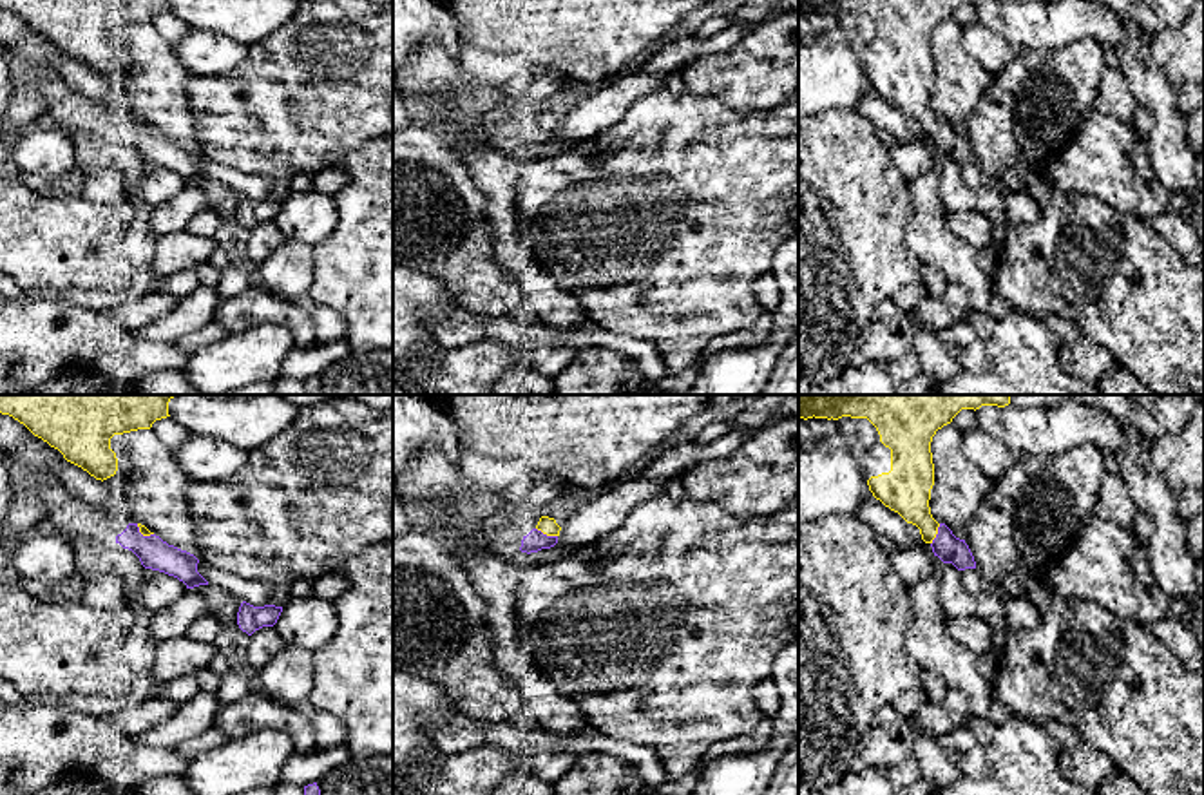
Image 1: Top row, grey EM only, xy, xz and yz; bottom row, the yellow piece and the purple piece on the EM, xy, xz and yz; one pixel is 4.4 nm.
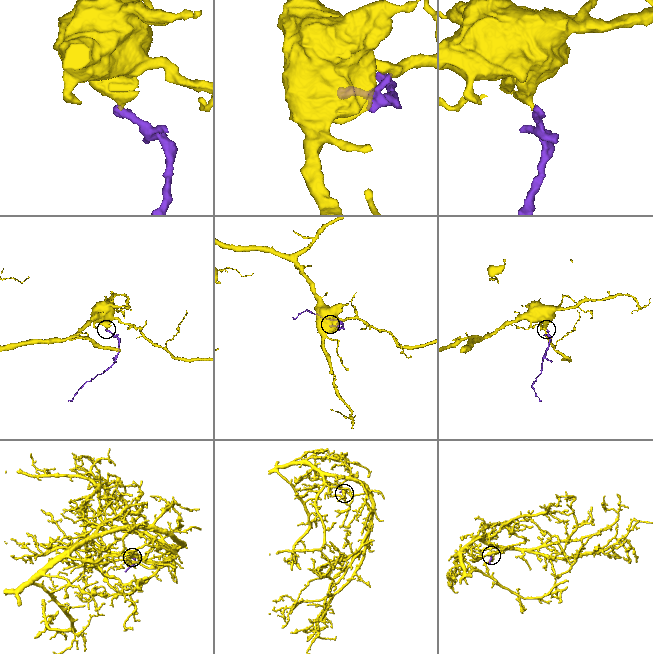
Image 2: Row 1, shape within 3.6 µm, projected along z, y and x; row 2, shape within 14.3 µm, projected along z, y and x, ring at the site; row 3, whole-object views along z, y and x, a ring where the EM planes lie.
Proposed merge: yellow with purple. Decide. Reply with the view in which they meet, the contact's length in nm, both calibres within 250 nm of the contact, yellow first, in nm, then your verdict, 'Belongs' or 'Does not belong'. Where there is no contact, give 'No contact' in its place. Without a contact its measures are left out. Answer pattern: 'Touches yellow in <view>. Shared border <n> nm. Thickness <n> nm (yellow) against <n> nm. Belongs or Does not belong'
Touches yellow in xz. Shared border 100 nm. Thickness 80 nm (yellow) against 90 nm. Does not belong

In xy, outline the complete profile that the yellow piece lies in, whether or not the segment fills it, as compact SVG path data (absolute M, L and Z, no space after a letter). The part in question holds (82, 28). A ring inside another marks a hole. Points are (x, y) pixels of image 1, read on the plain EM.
M0 0L0 7L101 76L118 65L110 43L114 29L150 24L156 14L170 11L168 0Z

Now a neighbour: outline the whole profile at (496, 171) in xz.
M463 118L436 125L447 132L454 145L465 152L467 168L487 196L487 219L494 259L523 292L525 304L534 319L554 330L574 330L592 319L587 308L561 284L558 284L532 257L521 234L521 205L518 185L530 159L482 143L465 132Z

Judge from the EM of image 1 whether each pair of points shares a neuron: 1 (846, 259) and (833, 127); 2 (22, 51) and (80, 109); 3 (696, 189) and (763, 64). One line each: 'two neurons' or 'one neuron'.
1: one neuron
2: two neurons
3: two neurons

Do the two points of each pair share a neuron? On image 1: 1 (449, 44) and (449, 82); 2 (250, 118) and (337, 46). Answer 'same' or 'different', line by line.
1: different
2: same

